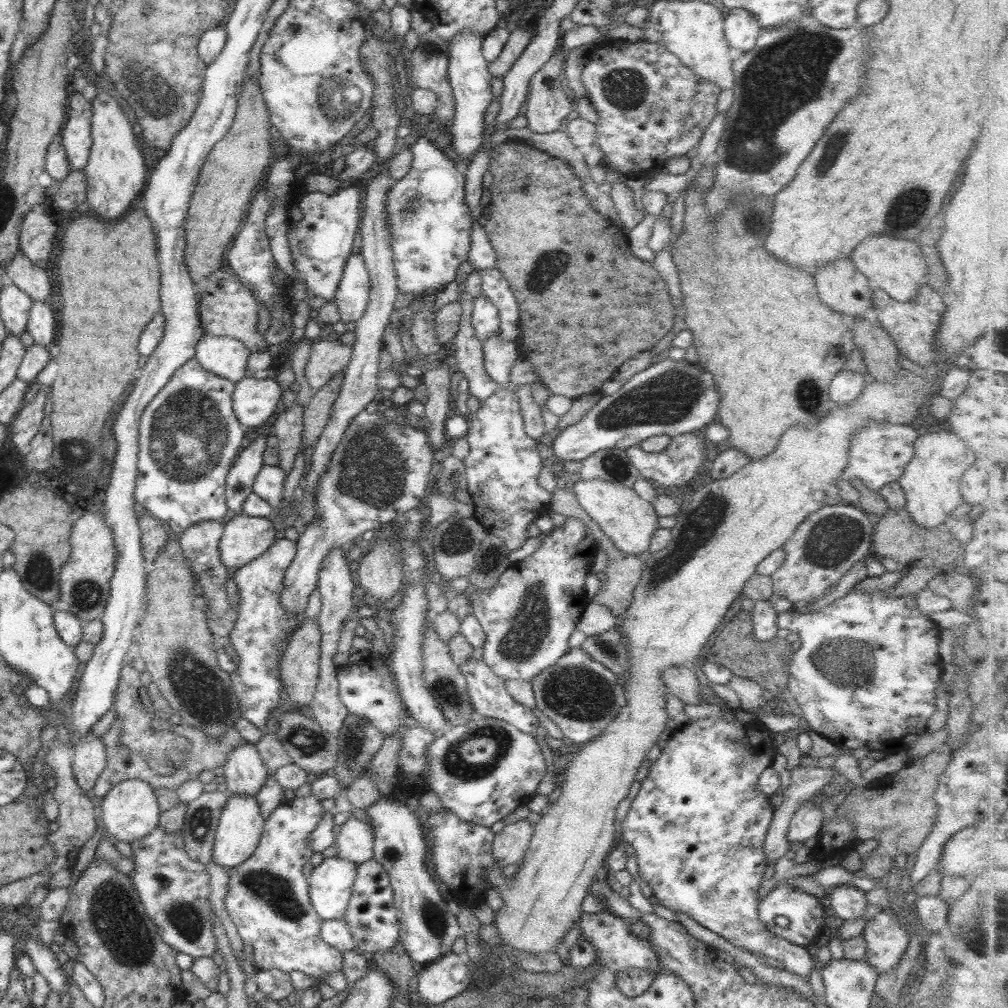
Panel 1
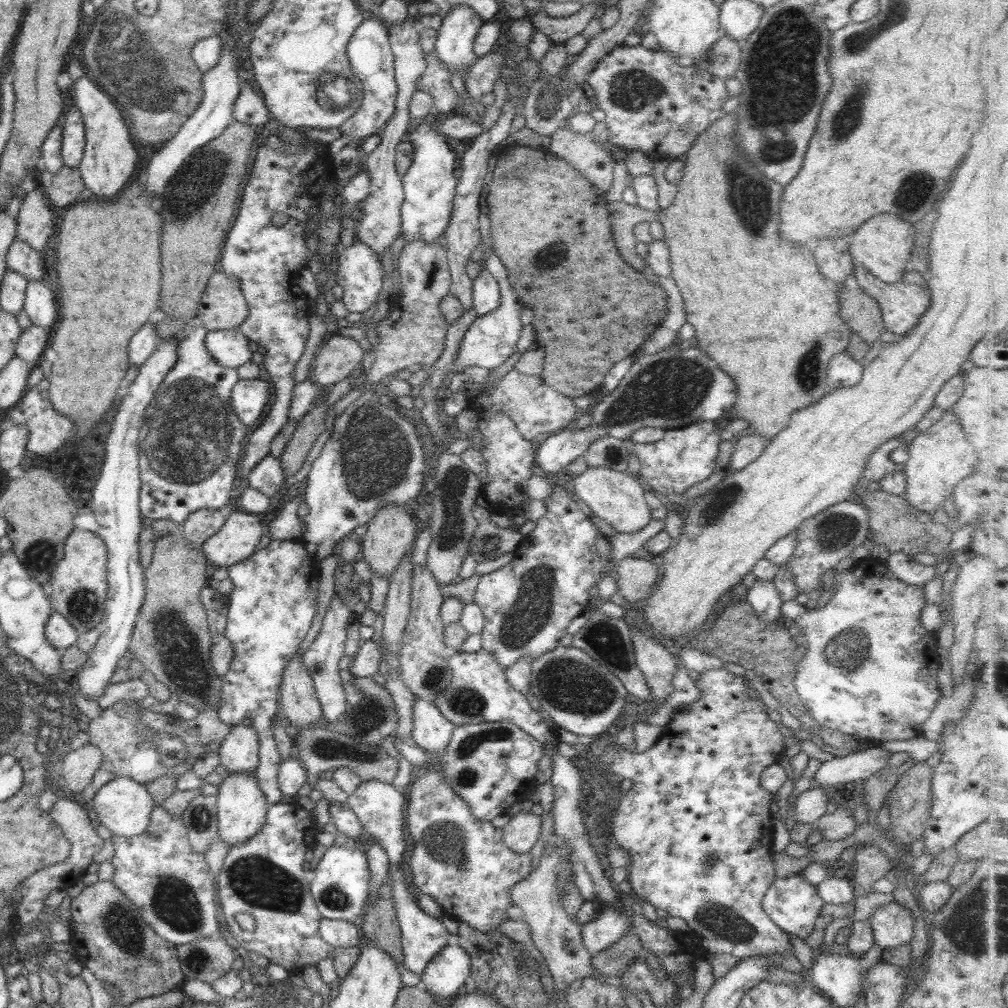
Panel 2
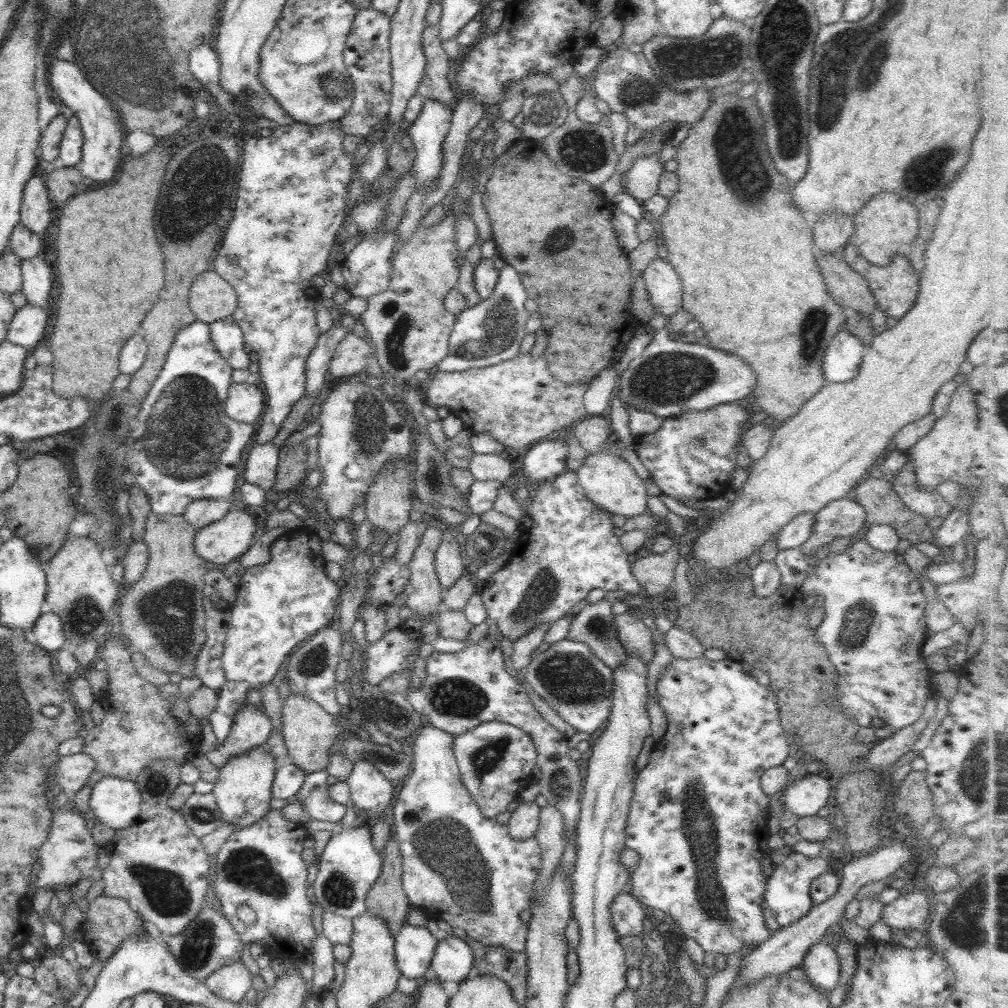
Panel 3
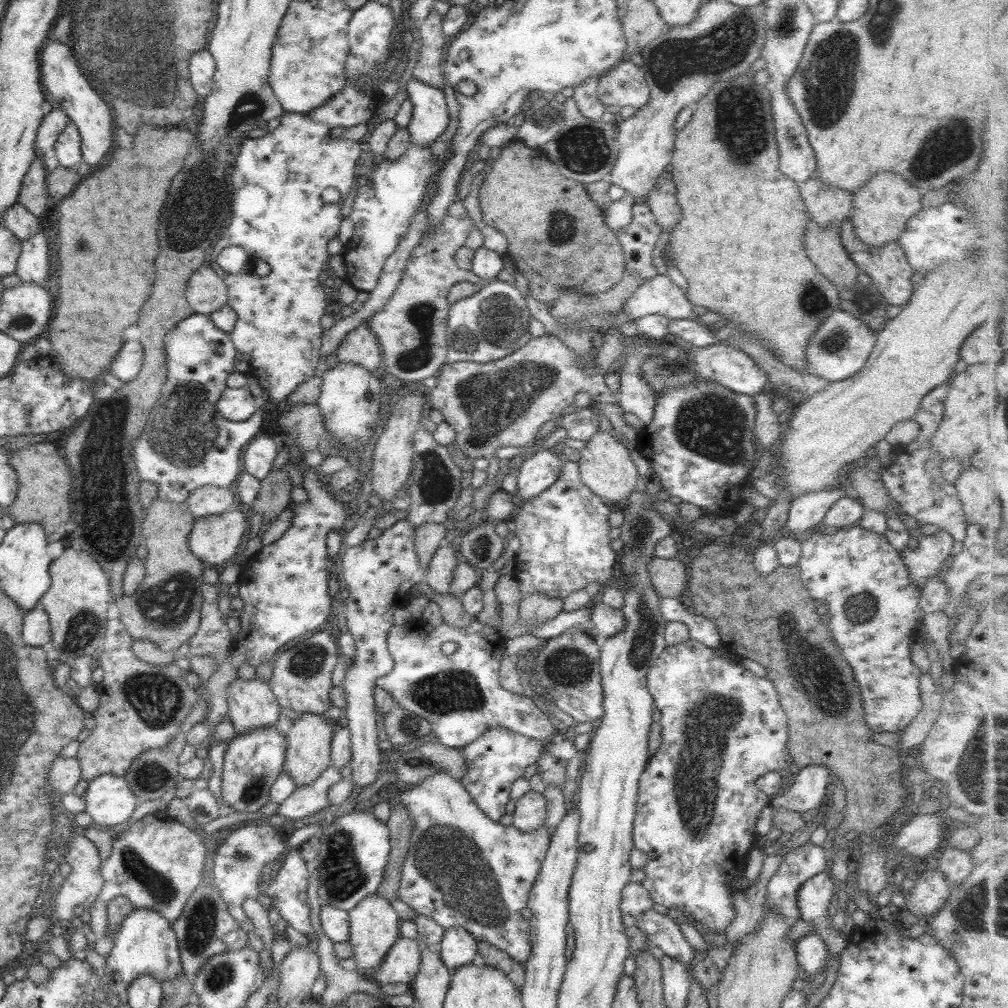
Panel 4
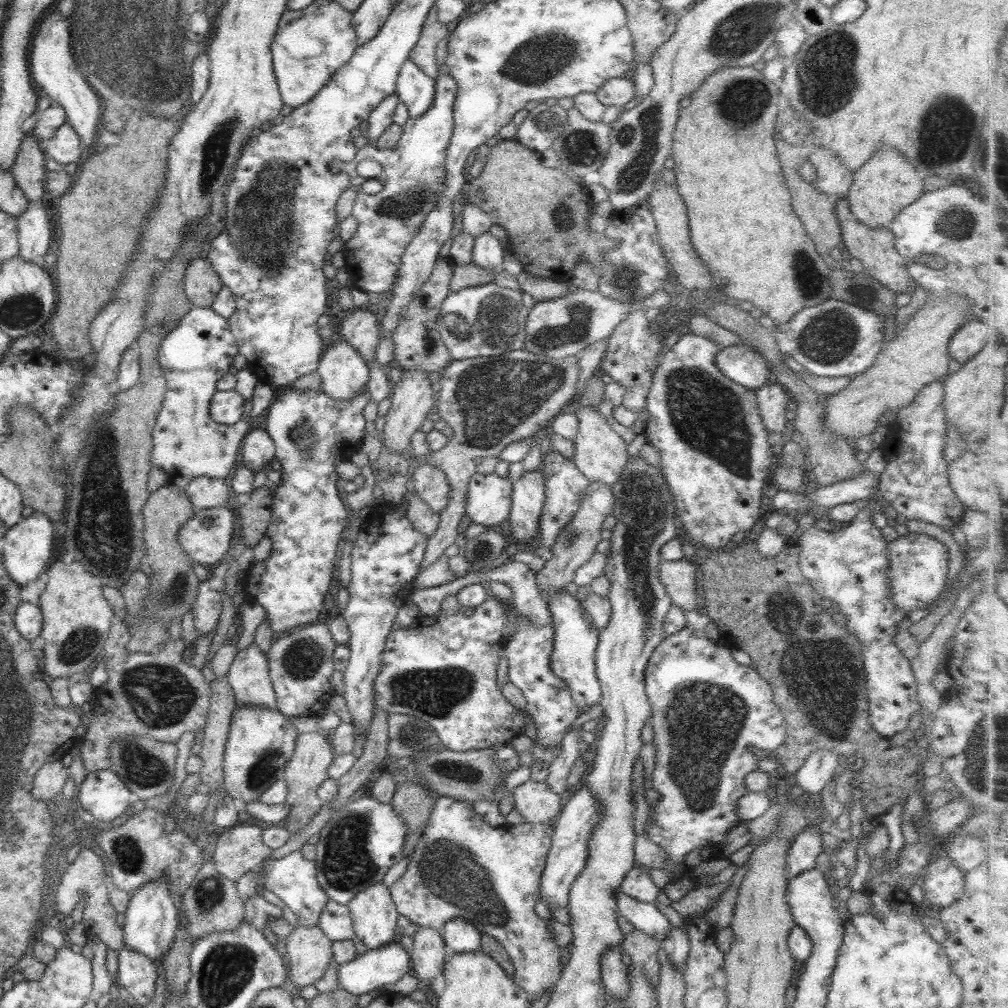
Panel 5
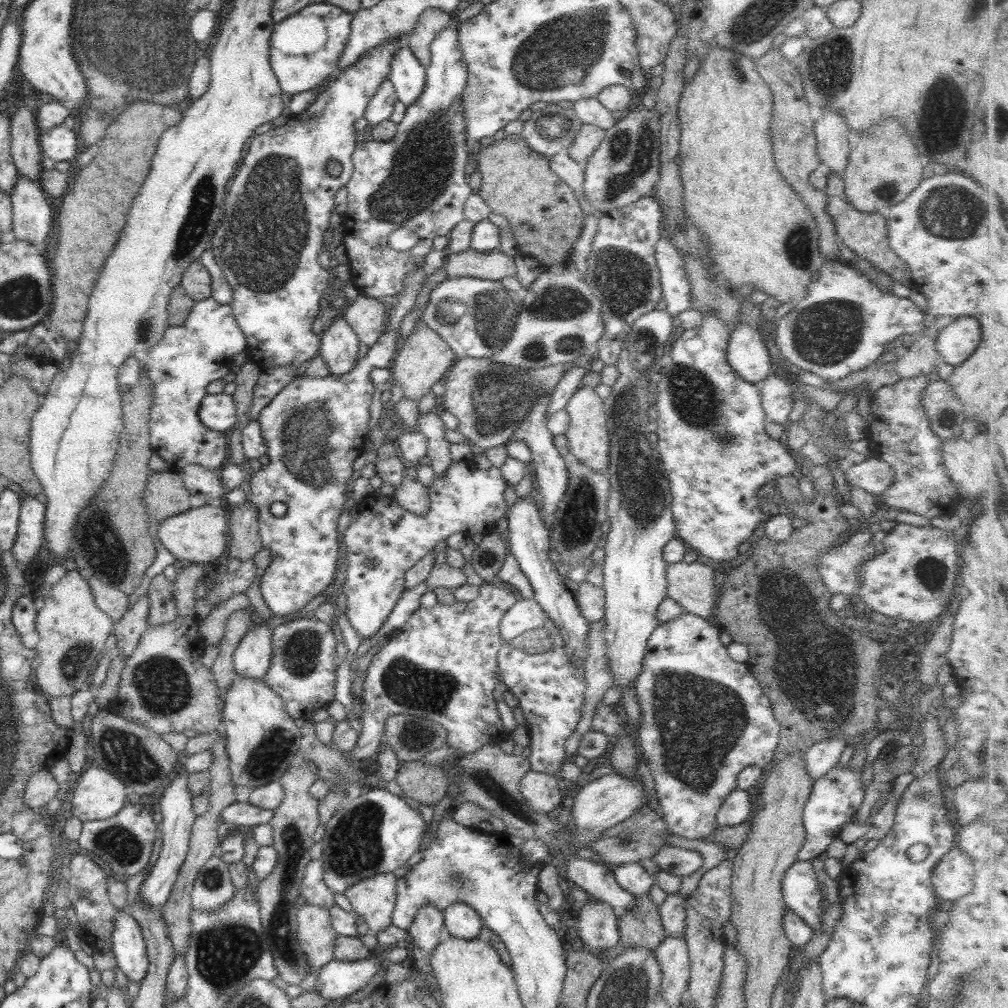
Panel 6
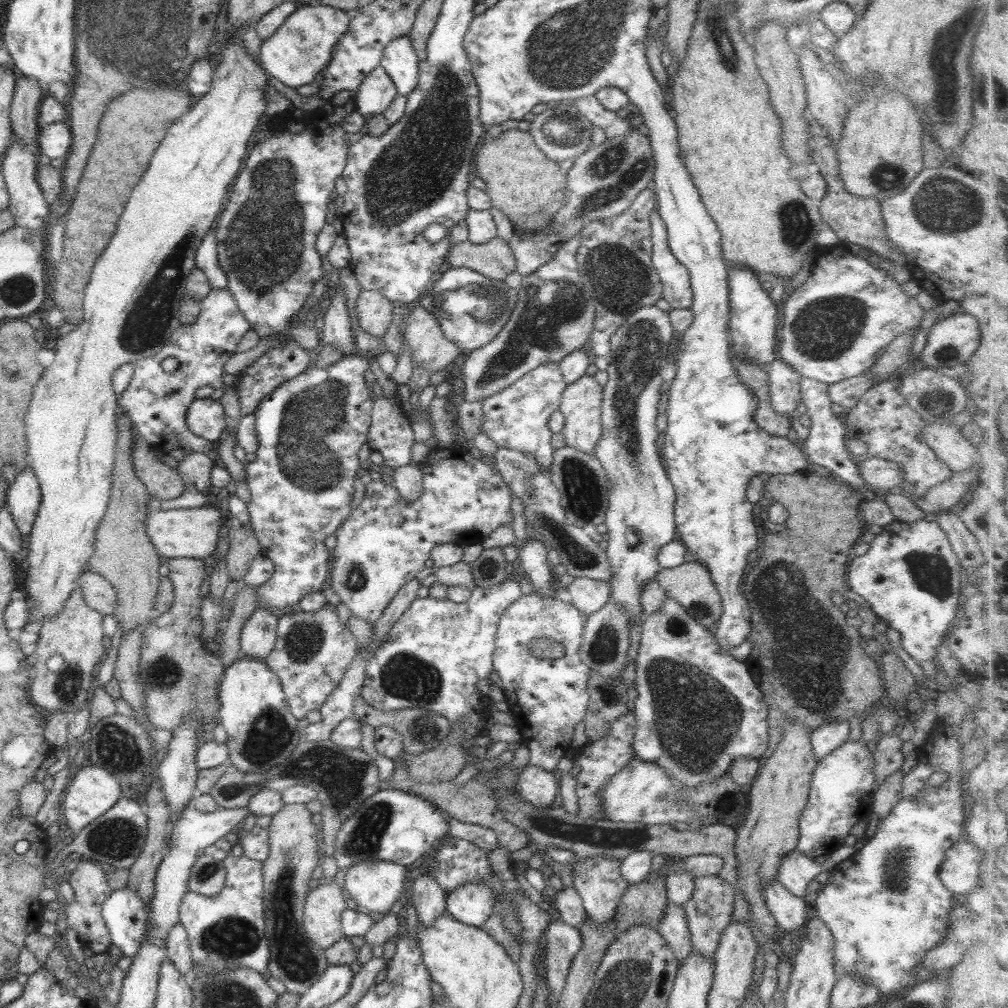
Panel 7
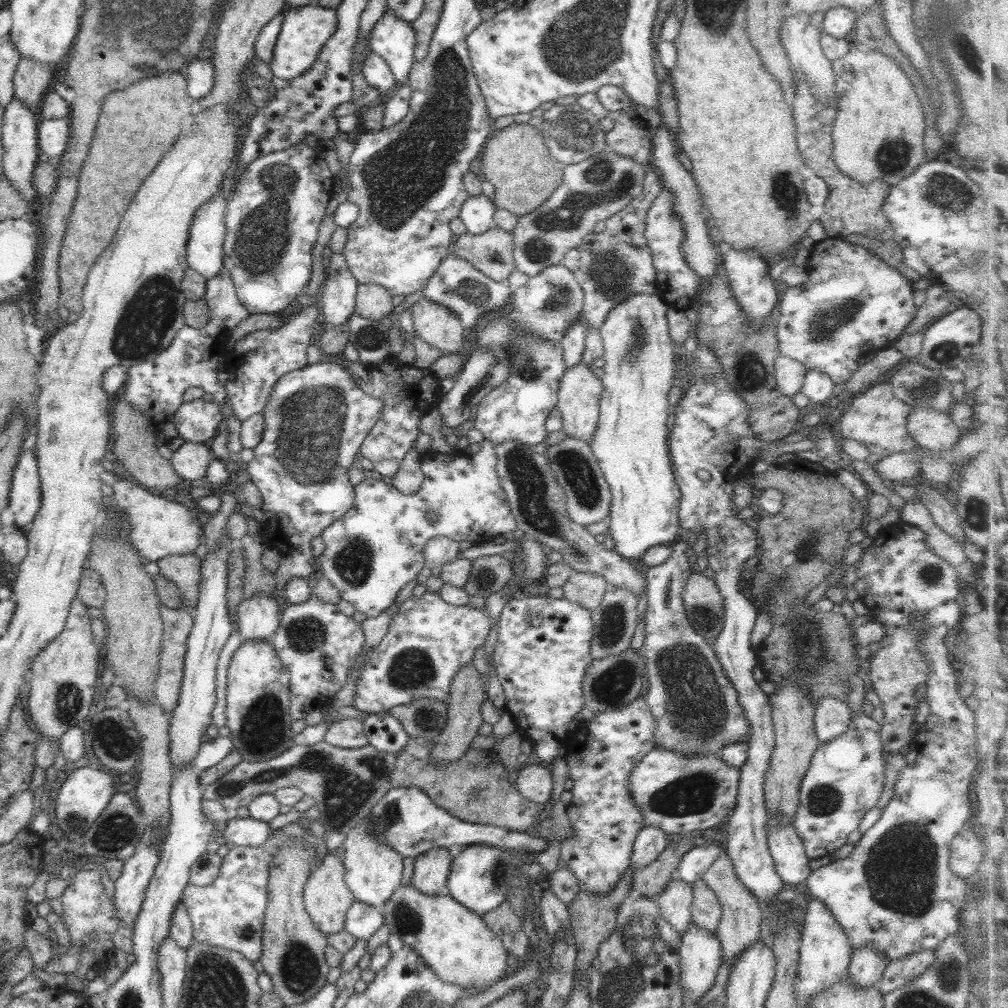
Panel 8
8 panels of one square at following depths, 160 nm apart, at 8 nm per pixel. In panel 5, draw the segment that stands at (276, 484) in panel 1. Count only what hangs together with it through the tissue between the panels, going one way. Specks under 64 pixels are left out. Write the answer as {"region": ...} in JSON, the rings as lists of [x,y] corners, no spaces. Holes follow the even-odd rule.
{"region":[[[252,429],[244,435],[241,449],[241,465],[254,472],[266,470],[275,458],[275,444],[264,429]]]}

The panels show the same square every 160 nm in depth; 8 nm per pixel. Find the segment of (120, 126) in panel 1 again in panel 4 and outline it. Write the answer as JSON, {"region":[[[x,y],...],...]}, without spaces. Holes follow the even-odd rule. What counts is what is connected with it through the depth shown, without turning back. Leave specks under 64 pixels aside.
{"region":[[[52,40],[40,53],[41,85],[47,97],[68,116],[80,132],[83,161],[90,166],[98,166],[110,152],[114,143],[114,112],[109,104],[92,88],[86,76],[80,72],[76,59],[68,45]]]}

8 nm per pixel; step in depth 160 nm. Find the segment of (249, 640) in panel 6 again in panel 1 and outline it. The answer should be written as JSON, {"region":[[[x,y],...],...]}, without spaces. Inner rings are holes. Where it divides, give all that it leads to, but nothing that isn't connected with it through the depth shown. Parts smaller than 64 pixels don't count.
{"region":[[[251,743],[236,746],[223,764],[227,792],[254,797],[270,774]]]}

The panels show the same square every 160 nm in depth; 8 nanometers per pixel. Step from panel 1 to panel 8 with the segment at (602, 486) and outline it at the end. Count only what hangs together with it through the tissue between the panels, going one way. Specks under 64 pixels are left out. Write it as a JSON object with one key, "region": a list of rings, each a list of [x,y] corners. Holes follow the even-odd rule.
{"region":[[[583,362],[567,368],[558,389],[557,409],[563,418],[563,431],[568,437],[590,442],[599,421],[599,404],[603,394],[602,381],[597,370],[591,370]]]}

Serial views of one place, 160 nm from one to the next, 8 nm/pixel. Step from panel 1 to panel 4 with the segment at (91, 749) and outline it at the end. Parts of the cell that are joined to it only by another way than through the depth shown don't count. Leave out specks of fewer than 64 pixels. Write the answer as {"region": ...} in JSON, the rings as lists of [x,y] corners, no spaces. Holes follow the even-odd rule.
{"region":[[[60,756],[53,760],[47,772],[53,796],[72,793],[81,778],[81,768],[77,757]]]}

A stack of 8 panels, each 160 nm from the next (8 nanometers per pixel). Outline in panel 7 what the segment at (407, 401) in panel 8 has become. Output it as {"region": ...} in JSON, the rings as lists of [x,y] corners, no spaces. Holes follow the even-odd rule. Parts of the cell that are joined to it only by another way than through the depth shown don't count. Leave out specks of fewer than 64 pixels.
{"region":[[[374,396],[366,446],[373,452],[380,452],[384,460],[381,464],[388,468],[398,468],[410,464],[410,448],[415,442],[410,417],[402,407],[392,404],[384,396]]]}

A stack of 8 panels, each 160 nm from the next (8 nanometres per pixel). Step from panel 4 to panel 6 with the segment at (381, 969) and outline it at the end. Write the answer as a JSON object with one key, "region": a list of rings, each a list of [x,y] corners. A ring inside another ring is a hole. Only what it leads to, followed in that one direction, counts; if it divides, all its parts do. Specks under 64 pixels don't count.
{"region":[[[370,956],[354,961],[332,959],[318,971],[313,990],[326,999],[342,999],[366,986],[381,964]]]}

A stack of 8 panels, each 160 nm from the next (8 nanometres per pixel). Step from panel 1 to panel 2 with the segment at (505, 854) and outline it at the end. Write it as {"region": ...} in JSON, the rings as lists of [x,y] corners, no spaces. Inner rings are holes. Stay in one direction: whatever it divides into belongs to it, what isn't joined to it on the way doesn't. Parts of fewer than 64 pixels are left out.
{"region":[[[521,811],[503,828],[504,844],[515,853],[528,853],[540,838],[542,817],[531,811]]]}

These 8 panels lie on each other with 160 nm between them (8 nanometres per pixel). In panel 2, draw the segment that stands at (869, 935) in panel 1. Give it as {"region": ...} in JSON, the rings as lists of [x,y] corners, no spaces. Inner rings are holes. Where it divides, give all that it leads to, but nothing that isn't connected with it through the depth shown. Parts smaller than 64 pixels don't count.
{"region":[[[896,901],[878,906],[868,922],[874,940],[882,950],[898,947],[912,940],[912,930],[914,930],[912,913]]]}

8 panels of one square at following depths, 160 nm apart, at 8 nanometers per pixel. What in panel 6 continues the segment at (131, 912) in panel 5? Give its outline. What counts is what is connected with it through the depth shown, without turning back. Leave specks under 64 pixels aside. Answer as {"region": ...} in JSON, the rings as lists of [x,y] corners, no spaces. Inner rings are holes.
{"region":[[[183,771],[177,777],[173,778],[169,785],[163,791],[158,804],[158,810],[162,814],[162,823],[159,825],[159,836],[162,838],[162,846],[156,863],[151,868],[148,878],[142,882],[138,897],[151,909],[161,912],[164,903],[169,899],[174,884],[176,883],[180,867],[187,857],[189,840],[191,837],[192,827],[195,821],[193,813],[193,794],[188,788],[189,773]]]}

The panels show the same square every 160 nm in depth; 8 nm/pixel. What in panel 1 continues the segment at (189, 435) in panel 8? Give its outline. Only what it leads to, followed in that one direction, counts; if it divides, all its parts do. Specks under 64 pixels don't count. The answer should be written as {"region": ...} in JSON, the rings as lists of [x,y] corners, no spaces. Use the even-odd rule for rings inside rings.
{"region":[[[247,374],[235,384],[233,412],[246,428],[260,426],[274,414],[281,396],[282,390],[273,375],[258,379]]]}

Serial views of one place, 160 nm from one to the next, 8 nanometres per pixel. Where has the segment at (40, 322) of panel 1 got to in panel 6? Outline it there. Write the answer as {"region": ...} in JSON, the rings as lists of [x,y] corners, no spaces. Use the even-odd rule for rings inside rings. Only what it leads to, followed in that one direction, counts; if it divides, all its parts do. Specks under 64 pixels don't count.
{"region":[[[19,175],[11,196],[11,236],[34,244],[38,254],[44,254],[44,242],[53,227],[52,210],[45,195],[38,182]]]}

